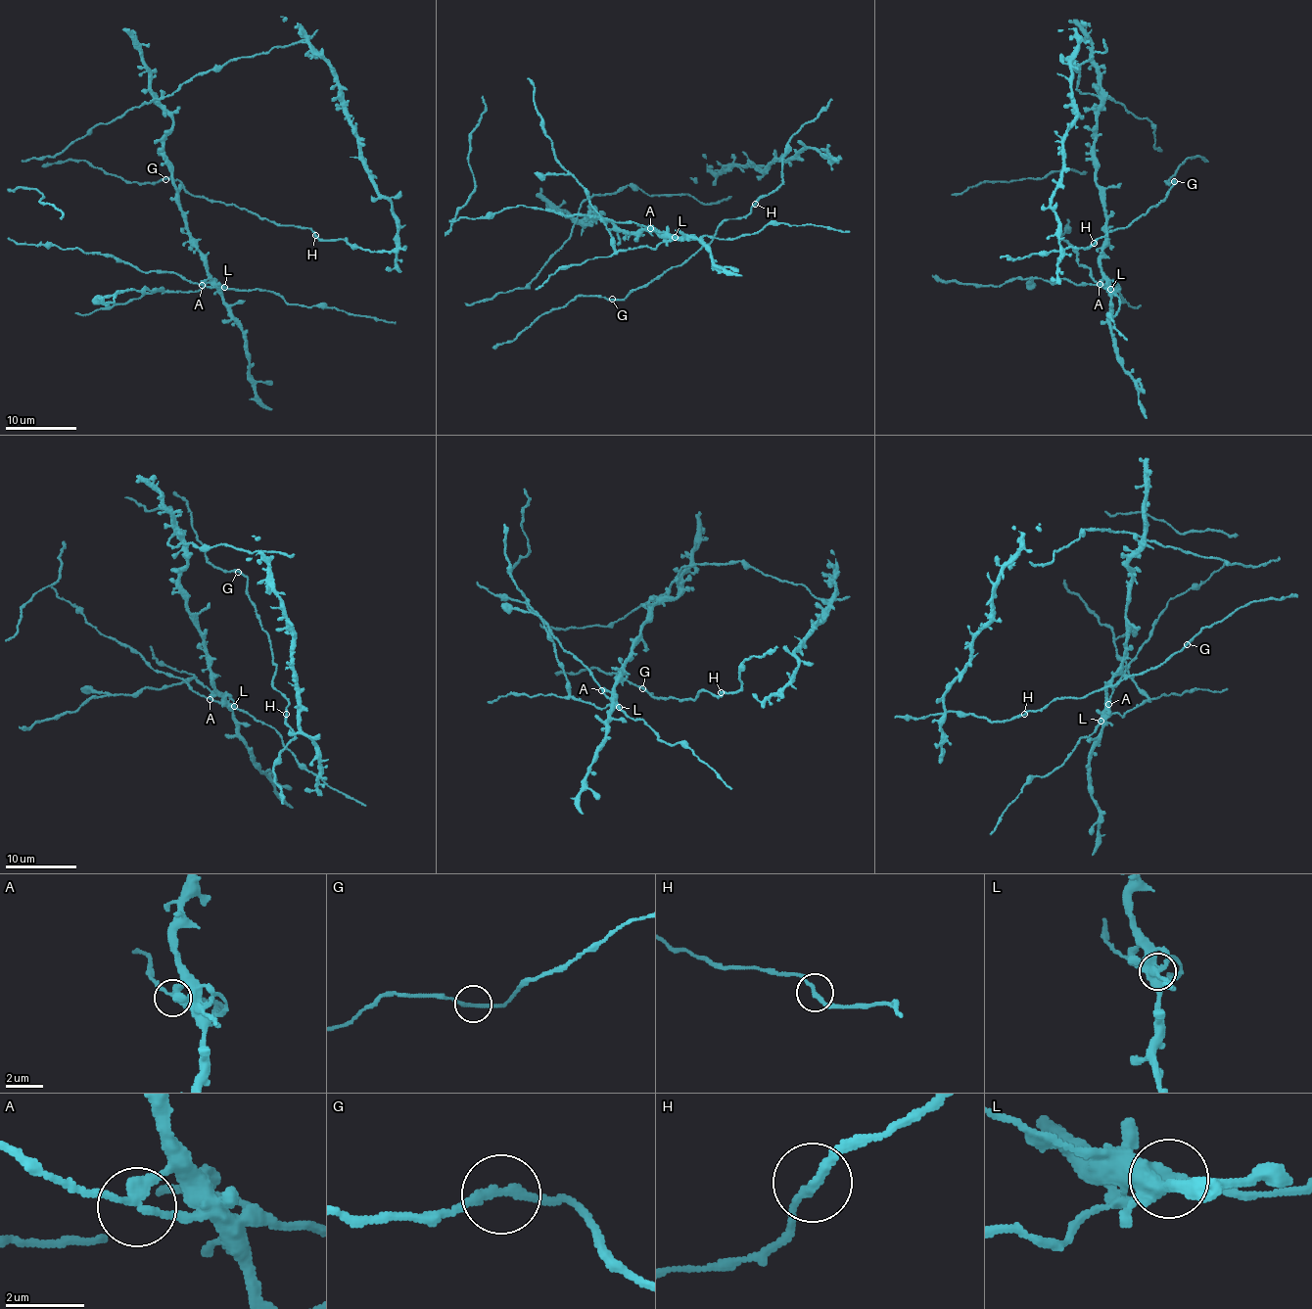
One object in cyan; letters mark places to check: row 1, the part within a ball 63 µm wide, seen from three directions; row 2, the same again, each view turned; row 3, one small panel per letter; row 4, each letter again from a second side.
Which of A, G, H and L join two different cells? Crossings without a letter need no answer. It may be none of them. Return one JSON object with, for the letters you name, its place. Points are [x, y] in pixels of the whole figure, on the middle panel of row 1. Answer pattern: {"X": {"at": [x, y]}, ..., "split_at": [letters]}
{"L": {"at": [675, 237]}, "split_at": ["L"]}

